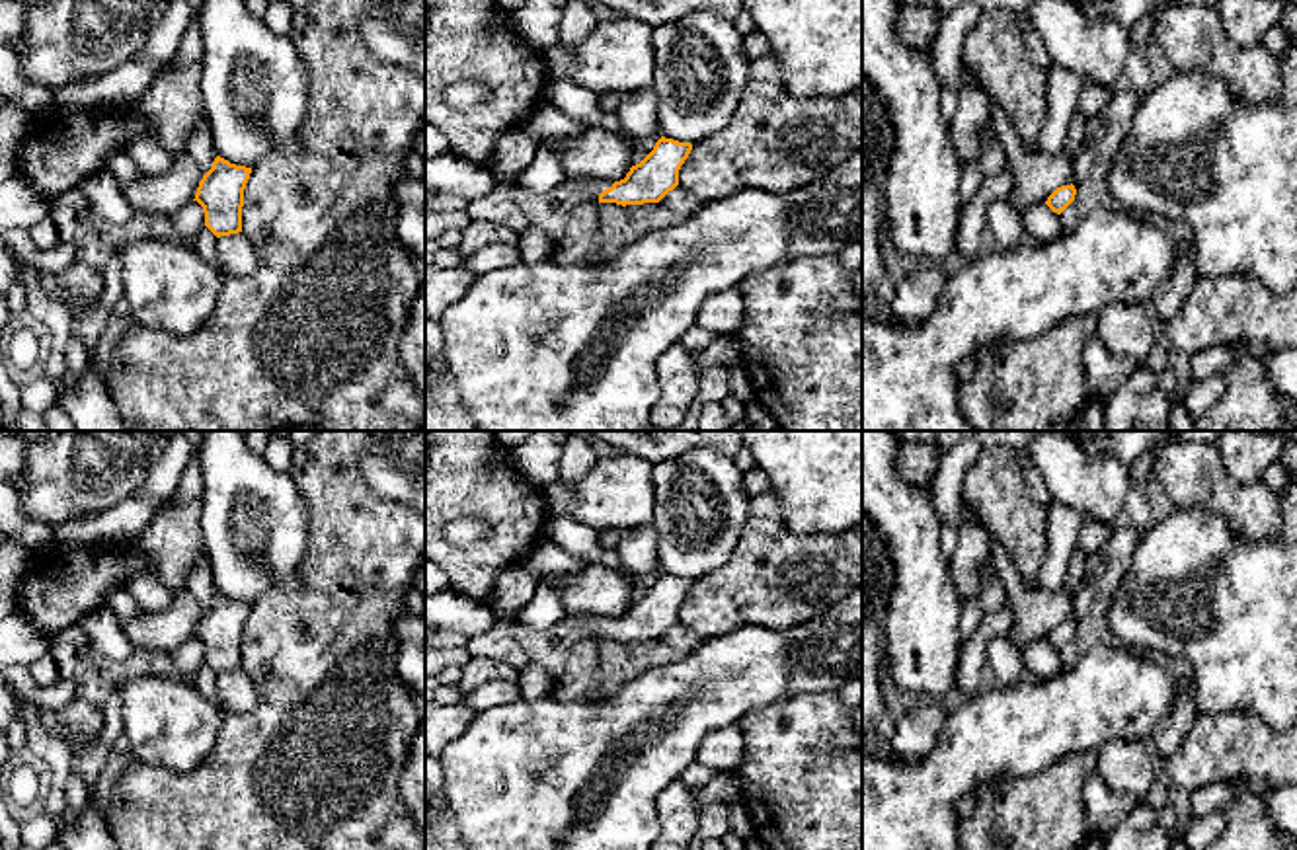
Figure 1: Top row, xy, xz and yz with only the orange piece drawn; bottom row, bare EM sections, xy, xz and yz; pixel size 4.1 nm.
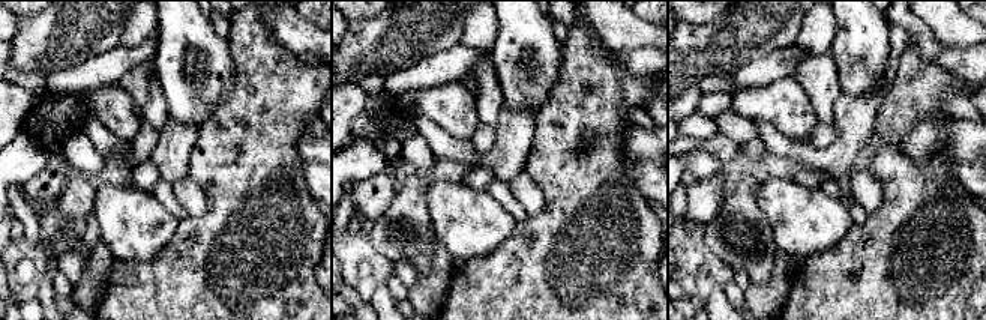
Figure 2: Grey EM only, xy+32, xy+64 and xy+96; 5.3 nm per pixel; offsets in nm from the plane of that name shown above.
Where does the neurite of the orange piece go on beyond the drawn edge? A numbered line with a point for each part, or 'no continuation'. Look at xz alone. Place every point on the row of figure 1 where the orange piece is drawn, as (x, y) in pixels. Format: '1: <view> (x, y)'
1: xz (589, 188)

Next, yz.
no continuation

